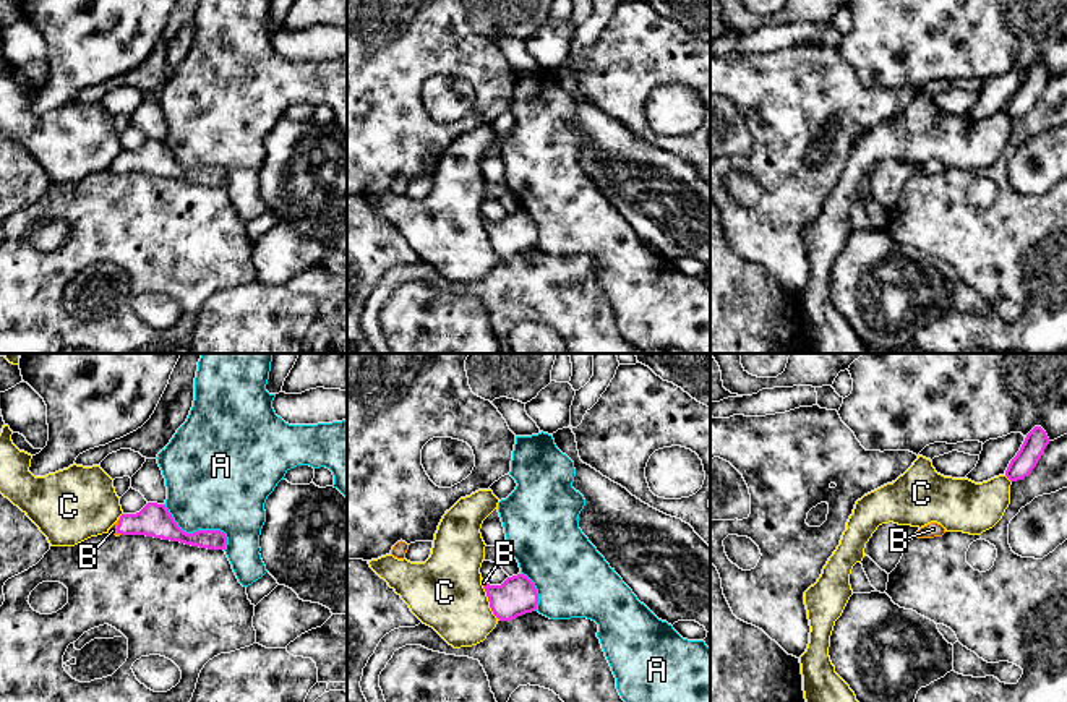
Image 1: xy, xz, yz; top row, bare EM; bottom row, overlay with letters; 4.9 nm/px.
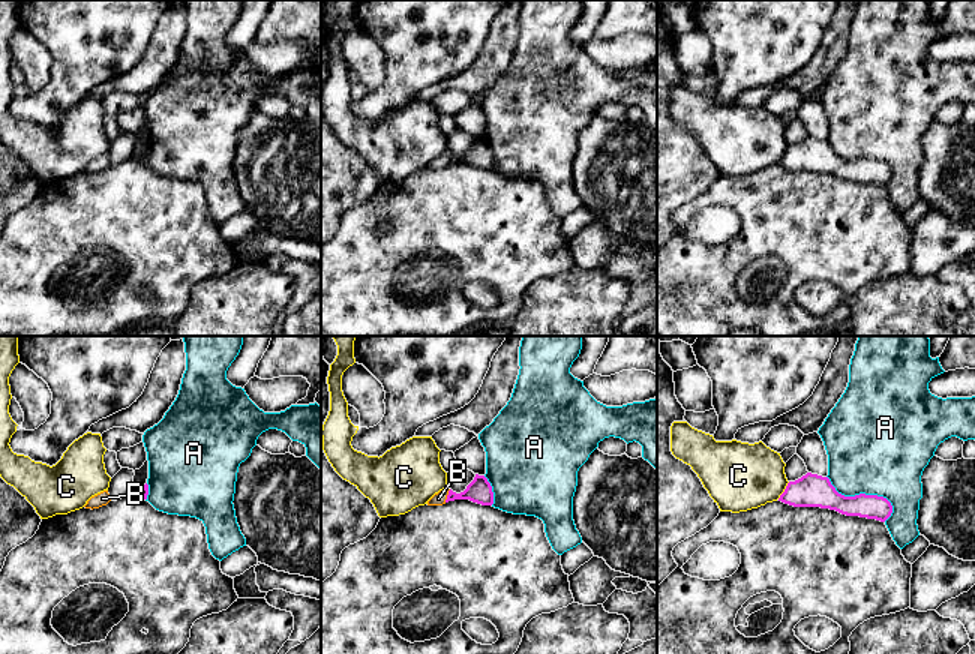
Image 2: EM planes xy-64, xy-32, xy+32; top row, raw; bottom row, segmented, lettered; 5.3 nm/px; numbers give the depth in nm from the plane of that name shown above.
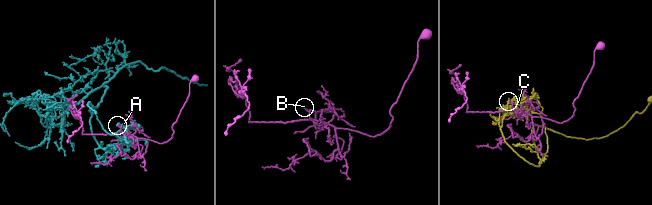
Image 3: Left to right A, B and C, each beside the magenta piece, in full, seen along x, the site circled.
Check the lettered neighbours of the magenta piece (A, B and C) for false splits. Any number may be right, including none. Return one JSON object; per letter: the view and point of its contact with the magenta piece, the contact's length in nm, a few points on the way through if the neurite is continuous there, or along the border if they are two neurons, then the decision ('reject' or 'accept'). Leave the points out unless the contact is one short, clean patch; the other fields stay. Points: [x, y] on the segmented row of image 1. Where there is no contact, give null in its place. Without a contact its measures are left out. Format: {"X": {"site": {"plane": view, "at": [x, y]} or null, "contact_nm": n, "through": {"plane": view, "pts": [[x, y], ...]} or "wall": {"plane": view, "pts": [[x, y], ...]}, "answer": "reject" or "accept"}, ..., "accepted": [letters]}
{"A": {"site": {"plane": "xy", "at": [198, 530]}, "contact_nm": 380, "answer": "reject"}, "B": {"site": {"plane": "xy", "at": [117, 526]}, "contact_nm": 90, "through": {"plane": "xy", "pts": [[154, 519], [117, 526], [112, 530]]}, "answer": "accept"}, "C": {"site": {"plane": "xz", "at": [490, 603]}, "contact_nm": 180, "wall": {"plane": "xz", "pts": [[482, 587], [490, 610], [498, 618]]}, "answer": "reject"}, "accepted": ["B"]}

